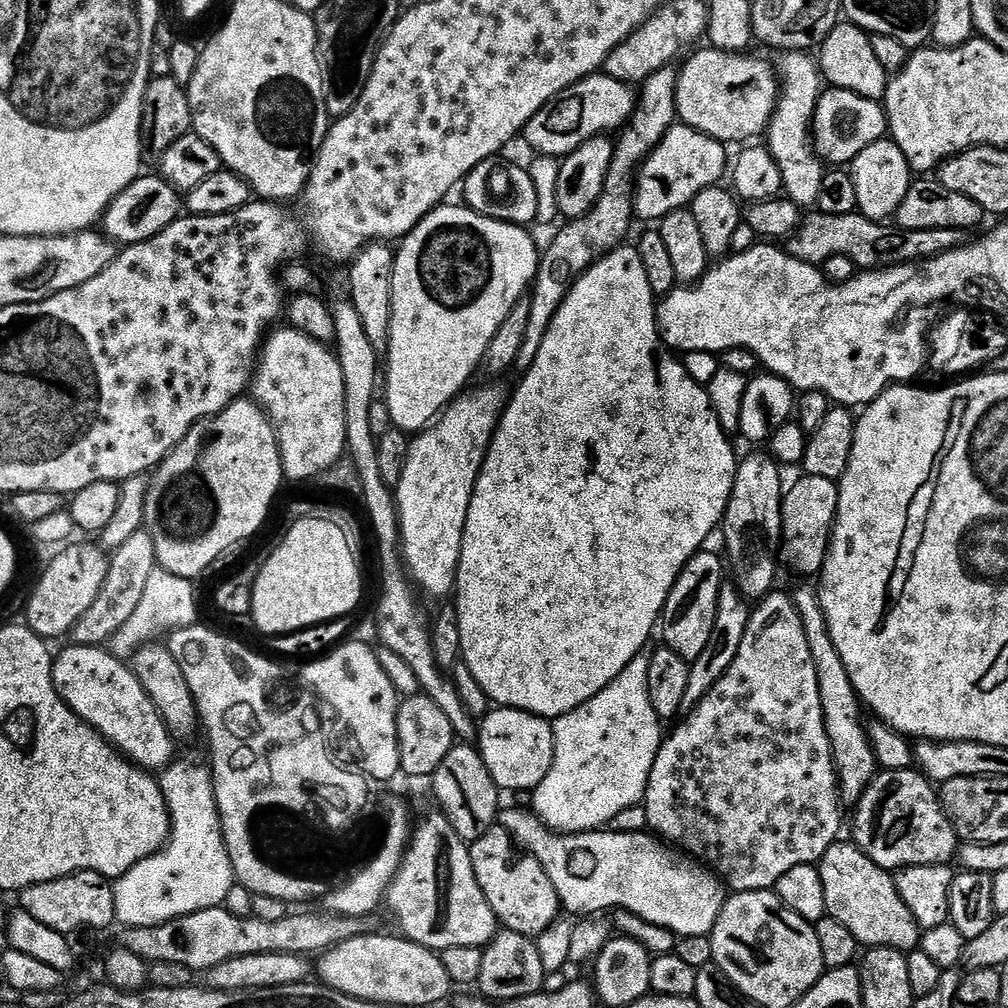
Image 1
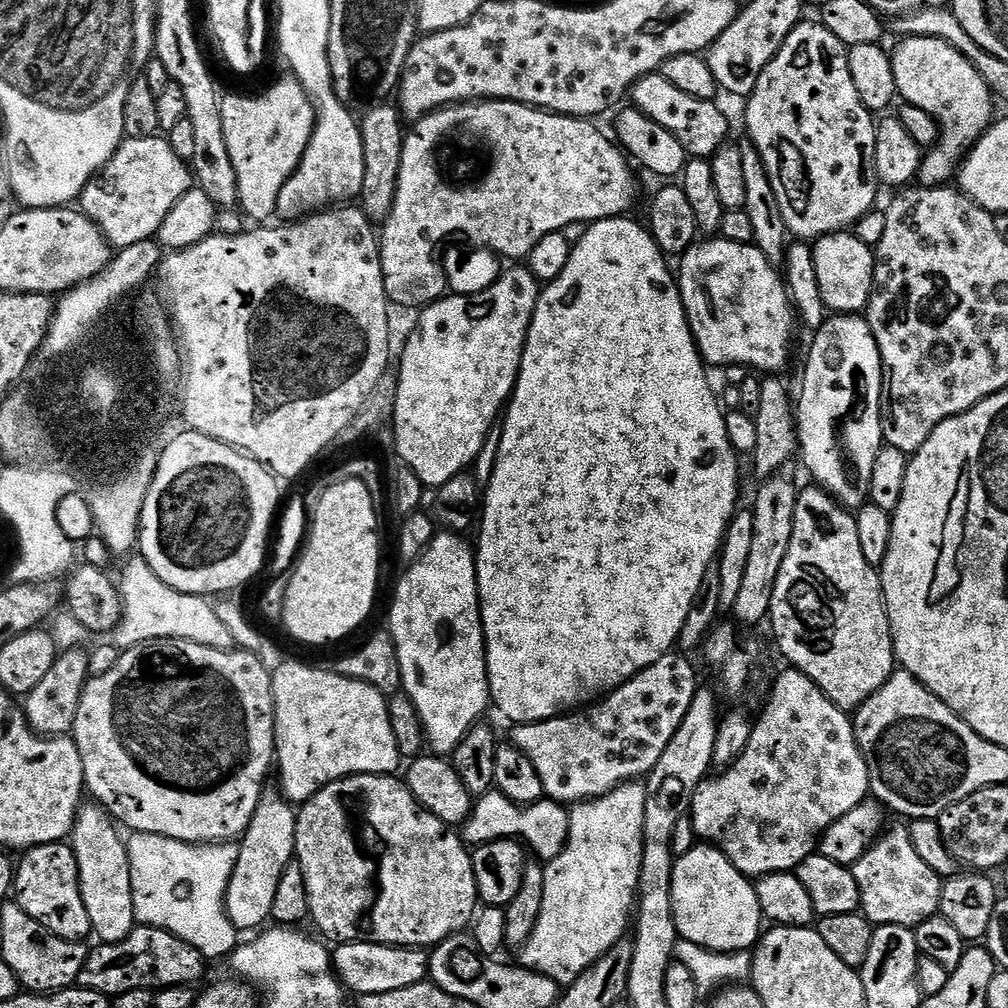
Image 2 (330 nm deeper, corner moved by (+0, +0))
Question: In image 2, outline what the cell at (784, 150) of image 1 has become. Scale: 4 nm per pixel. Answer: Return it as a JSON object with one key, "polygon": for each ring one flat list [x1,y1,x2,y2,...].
{"polygon":[[801,22,797,24,794,30,782,42,778,54,762,70,758,78,758,86,754,86,752,95,747,97,748,113,744,120,748,123,747,139,752,141,752,145,758,150,766,170,770,174,770,182,774,186,774,194,778,194,778,206,782,206,782,218,786,222,789,233,797,241,815,242,821,236,828,236,831,232,843,232,851,229,867,212,873,211,877,207,876,191,881,191,882,185,876,177,876,167,874,166,874,138,876,137,876,120,873,113,869,112,867,106,858,98,858,89,854,87,854,78,850,78,850,62,848,61,848,48,841,40,834,38,830,30,822,22,816,24,807,24]]}

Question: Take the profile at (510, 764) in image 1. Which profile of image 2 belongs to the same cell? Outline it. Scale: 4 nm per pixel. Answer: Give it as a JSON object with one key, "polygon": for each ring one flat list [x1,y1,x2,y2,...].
{"polygon":[[495,788,491,789,484,795,481,795,473,805,473,814,471,819,462,826,463,839,472,846,489,844,491,841,521,838,527,847,532,851,537,859,547,862,553,860,562,852,568,844,569,838,569,818,571,813,565,805,557,805,554,810,548,810,544,816,525,816,525,812,519,805,506,799,505,795]]}

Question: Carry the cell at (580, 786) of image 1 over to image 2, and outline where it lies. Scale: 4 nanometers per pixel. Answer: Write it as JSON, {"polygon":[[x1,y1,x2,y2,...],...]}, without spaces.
{"polygon":[[625,782,610,794,599,796,596,800,585,800,571,809,569,818,568,844,553,860,547,861,545,872,545,890,542,898,542,914,538,918,538,926,534,926,534,934,530,942,519,949,519,963,543,976,548,976,561,986,567,986,575,982,588,968,596,964,610,949,625,939,624,931,629,931,634,920,634,909,637,907,637,892,640,886,640,867,642,866,642,854,644,853,644,815,646,814,647,787,640,782]]}

